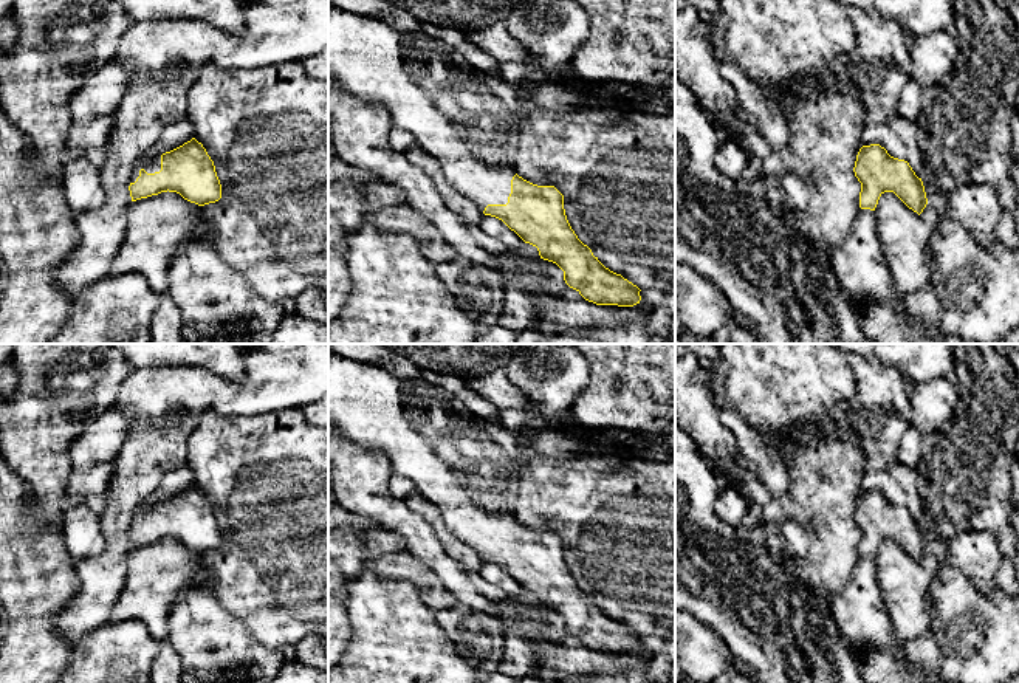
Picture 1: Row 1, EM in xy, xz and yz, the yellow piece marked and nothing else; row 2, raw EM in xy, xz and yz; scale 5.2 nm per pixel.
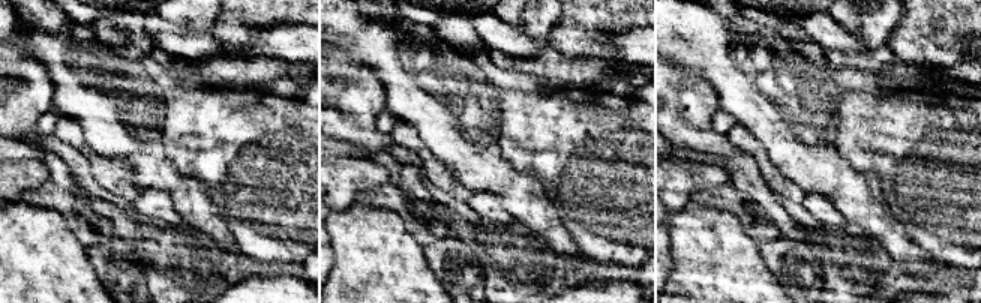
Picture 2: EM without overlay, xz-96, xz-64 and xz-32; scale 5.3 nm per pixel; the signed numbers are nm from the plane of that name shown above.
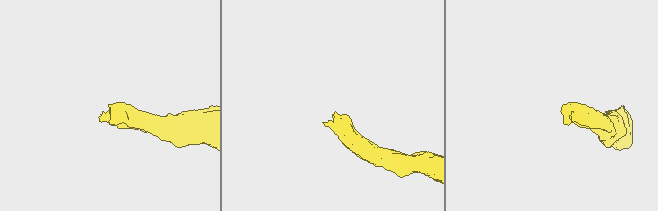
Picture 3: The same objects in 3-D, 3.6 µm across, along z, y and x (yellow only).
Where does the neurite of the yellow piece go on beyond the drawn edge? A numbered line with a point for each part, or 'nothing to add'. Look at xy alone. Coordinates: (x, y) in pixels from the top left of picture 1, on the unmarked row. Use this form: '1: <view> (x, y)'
1: xy (150, 511)

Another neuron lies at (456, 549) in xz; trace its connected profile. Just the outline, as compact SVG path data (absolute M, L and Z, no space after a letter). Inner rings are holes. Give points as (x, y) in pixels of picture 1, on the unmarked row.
M413 491L406 500L406 505L421 516L437 533L446 553L457 561L465 570L479 571L483 565L483 559L461 542L446 525L440 510L424 499L421 494Z

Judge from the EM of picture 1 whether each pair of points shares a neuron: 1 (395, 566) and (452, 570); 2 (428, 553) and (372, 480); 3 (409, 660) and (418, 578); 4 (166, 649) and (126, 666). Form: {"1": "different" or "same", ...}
{"1": "different", "2": "same", "3": "different", "4": "different"}

